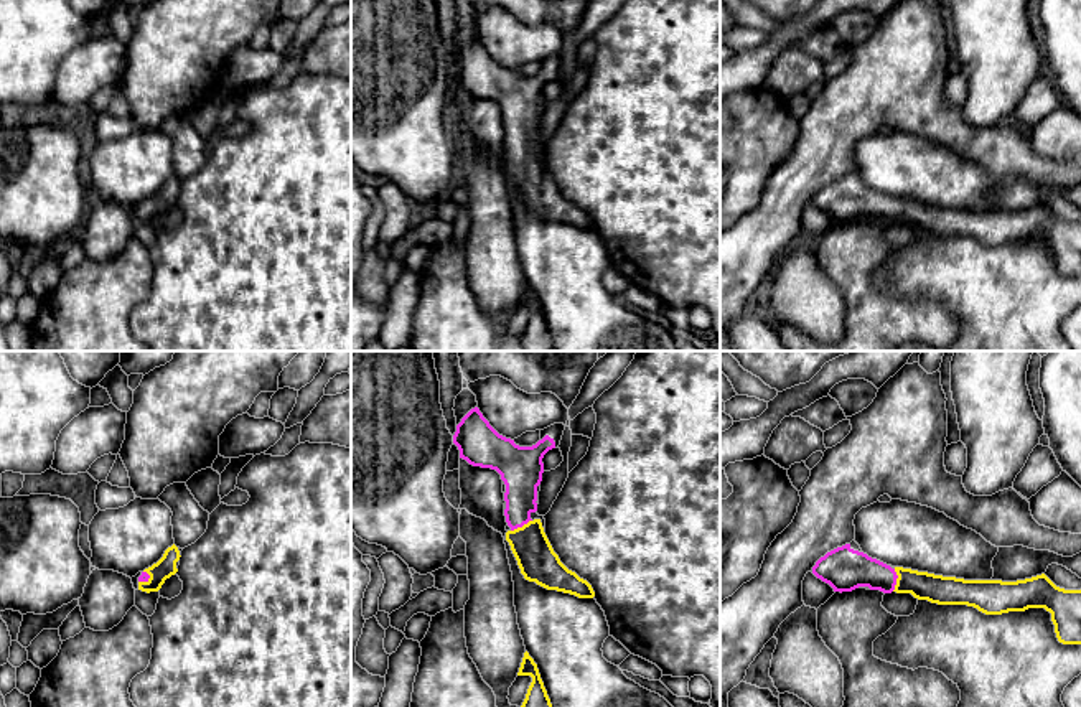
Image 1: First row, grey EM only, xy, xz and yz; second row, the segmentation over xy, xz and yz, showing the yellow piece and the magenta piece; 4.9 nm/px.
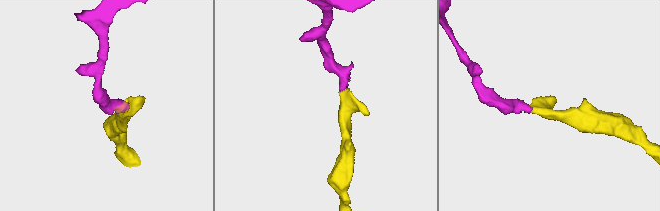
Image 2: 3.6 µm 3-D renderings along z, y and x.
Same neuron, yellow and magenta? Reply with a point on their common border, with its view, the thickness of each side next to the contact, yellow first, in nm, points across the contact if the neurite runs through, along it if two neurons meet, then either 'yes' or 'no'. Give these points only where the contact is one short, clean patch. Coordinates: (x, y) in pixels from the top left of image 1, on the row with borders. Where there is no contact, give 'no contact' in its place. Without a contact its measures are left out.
yz (897, 580) | 140/200 nm | across yz (945, 590), (897, 580), (847, 569) | yes

